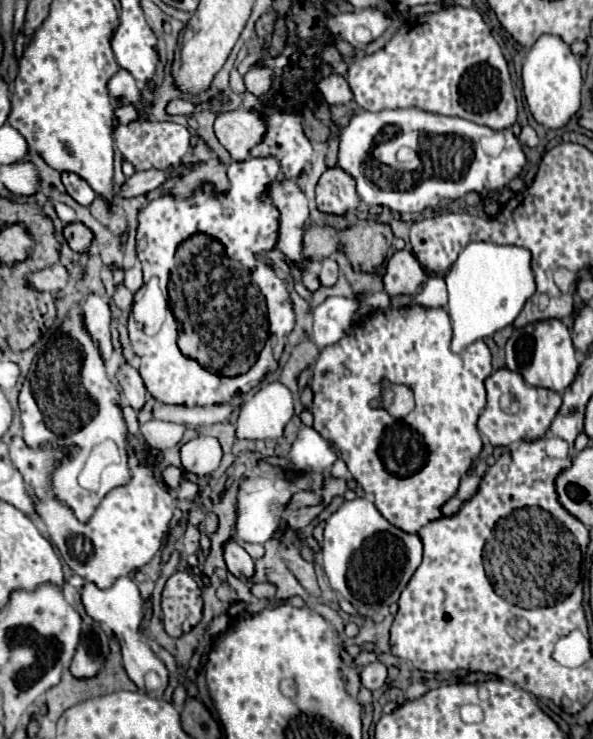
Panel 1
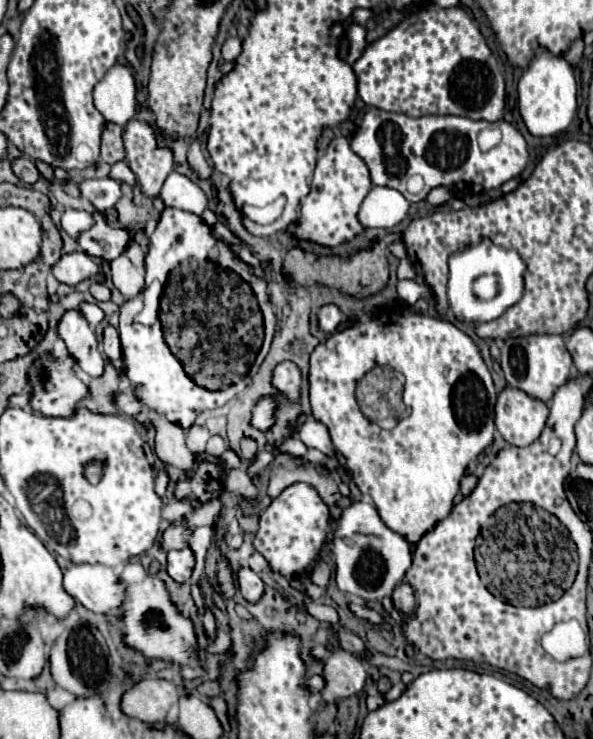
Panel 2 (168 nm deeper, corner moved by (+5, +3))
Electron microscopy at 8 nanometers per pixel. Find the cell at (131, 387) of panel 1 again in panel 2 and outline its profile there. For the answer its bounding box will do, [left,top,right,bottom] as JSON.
[104,325,122,361]

